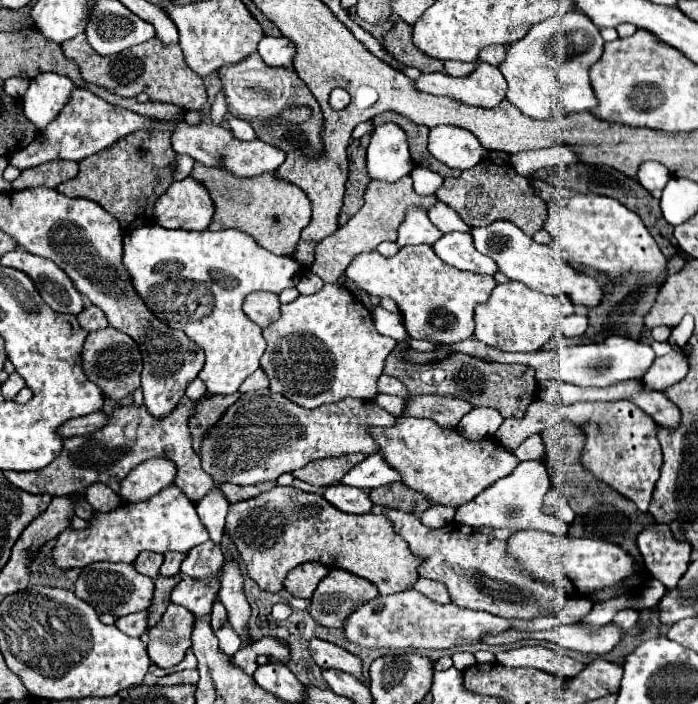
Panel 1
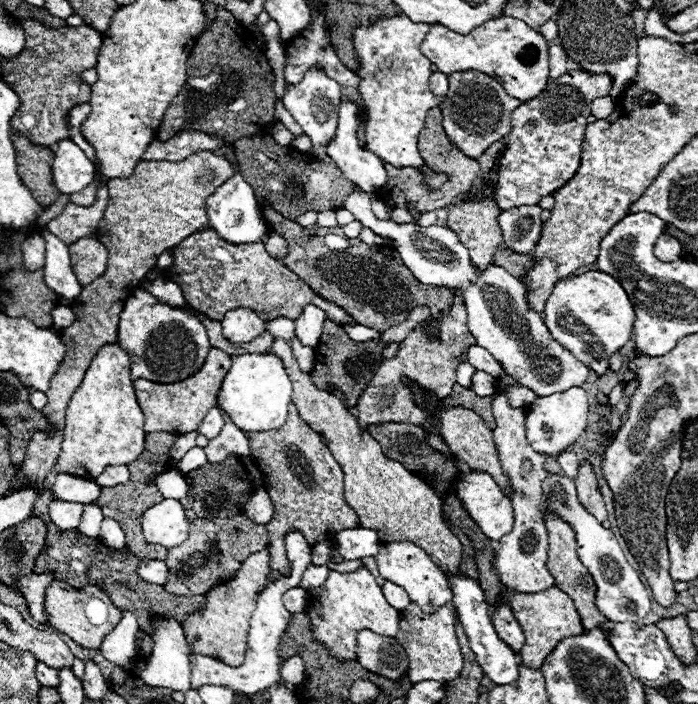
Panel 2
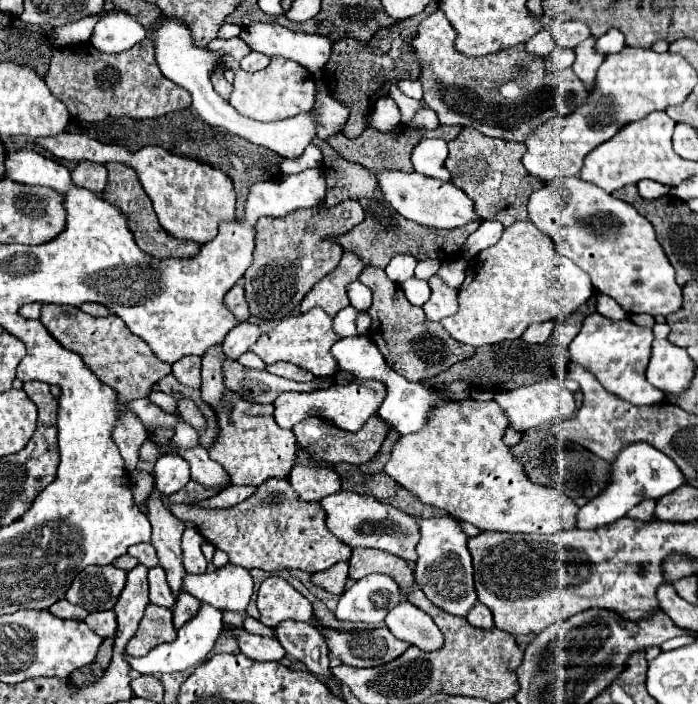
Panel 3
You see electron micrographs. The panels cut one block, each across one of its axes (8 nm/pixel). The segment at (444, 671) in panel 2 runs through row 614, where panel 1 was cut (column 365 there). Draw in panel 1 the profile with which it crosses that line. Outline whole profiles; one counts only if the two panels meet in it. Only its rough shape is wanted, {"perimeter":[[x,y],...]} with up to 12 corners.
{"perimeter":[[266,388],[206,434],[214,482],[276,480],[320,458],[378,454],[370,400],[308,410]]}

